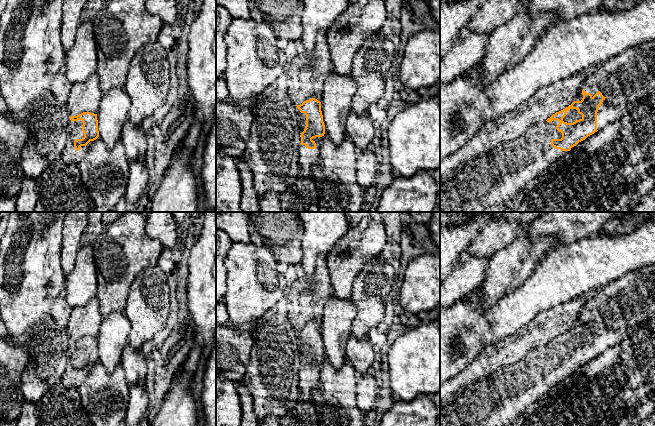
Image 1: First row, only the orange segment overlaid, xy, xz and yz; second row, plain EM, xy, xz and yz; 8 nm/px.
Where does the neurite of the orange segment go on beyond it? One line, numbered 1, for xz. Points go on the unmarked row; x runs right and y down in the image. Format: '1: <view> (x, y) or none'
1: none

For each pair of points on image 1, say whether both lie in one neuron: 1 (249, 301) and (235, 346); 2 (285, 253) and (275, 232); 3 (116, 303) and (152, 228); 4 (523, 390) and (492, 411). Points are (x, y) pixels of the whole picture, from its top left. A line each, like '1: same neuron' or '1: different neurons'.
1: different neurons
2: same neuron
3: different neurons
4: different neurons

